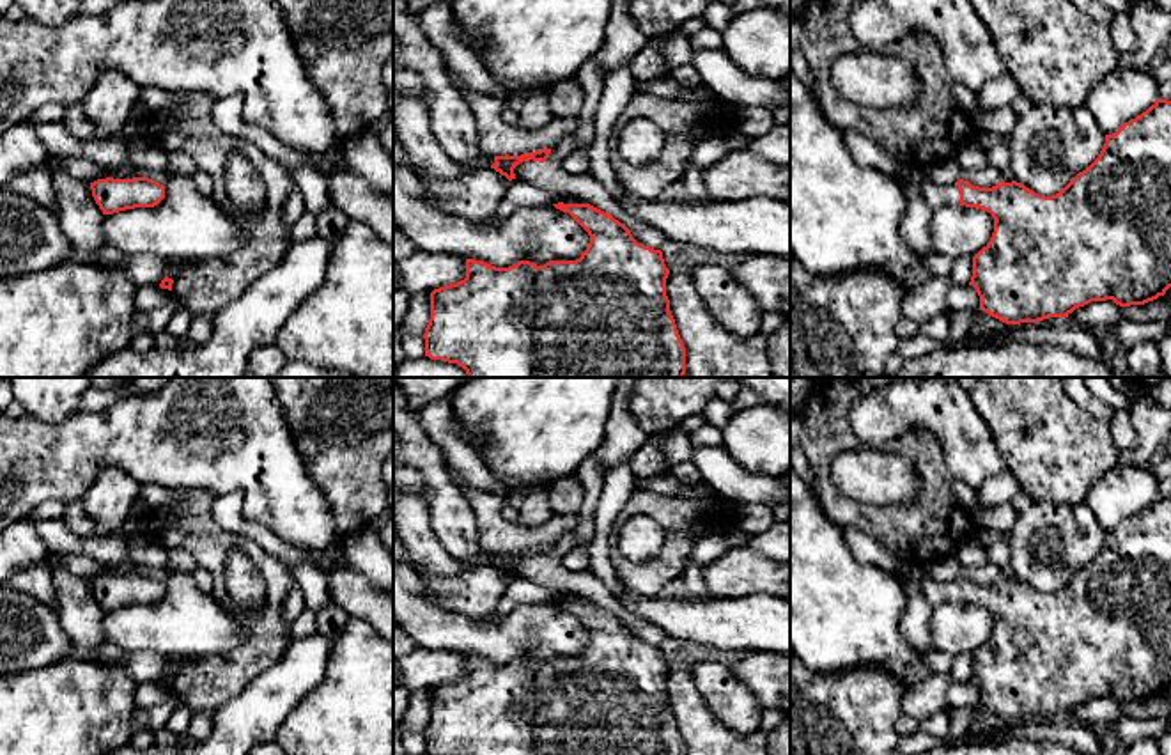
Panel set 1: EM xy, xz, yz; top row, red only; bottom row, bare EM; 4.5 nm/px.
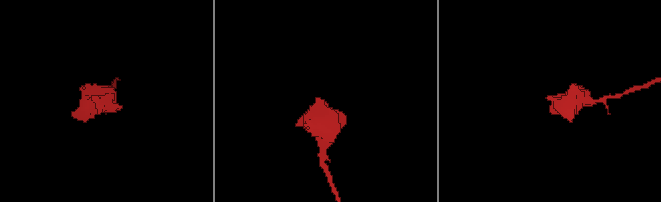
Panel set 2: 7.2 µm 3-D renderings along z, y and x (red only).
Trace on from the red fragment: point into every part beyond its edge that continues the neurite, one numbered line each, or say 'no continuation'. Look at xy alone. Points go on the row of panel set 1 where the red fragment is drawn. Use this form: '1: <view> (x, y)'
no continuation

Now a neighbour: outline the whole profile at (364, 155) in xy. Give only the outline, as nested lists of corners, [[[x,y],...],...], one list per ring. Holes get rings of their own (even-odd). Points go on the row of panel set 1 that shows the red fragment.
[[[367,128],[344,140],[342,158],[351,172],[383,193],[393,193],[393,156],[381,145],[379,135]]]

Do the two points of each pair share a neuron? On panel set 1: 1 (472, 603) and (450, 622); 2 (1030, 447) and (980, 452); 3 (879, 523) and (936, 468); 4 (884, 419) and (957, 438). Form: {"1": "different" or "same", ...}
{"1": "different", "2": "different", "3": "same", "4": "same"}

